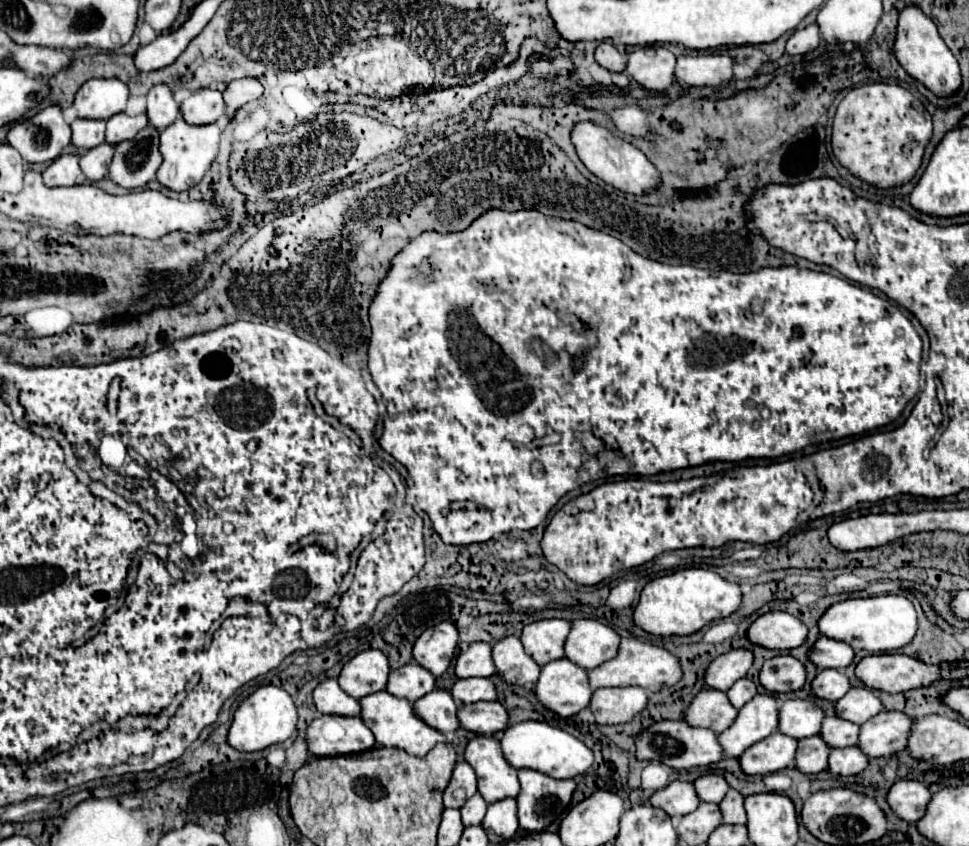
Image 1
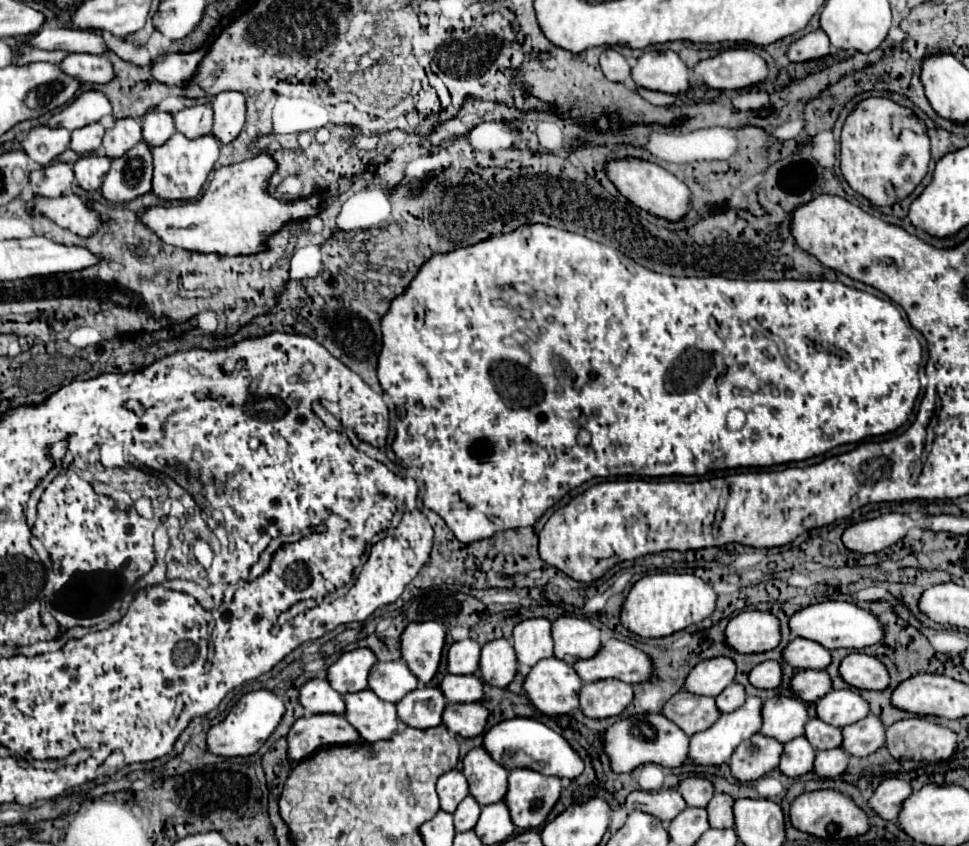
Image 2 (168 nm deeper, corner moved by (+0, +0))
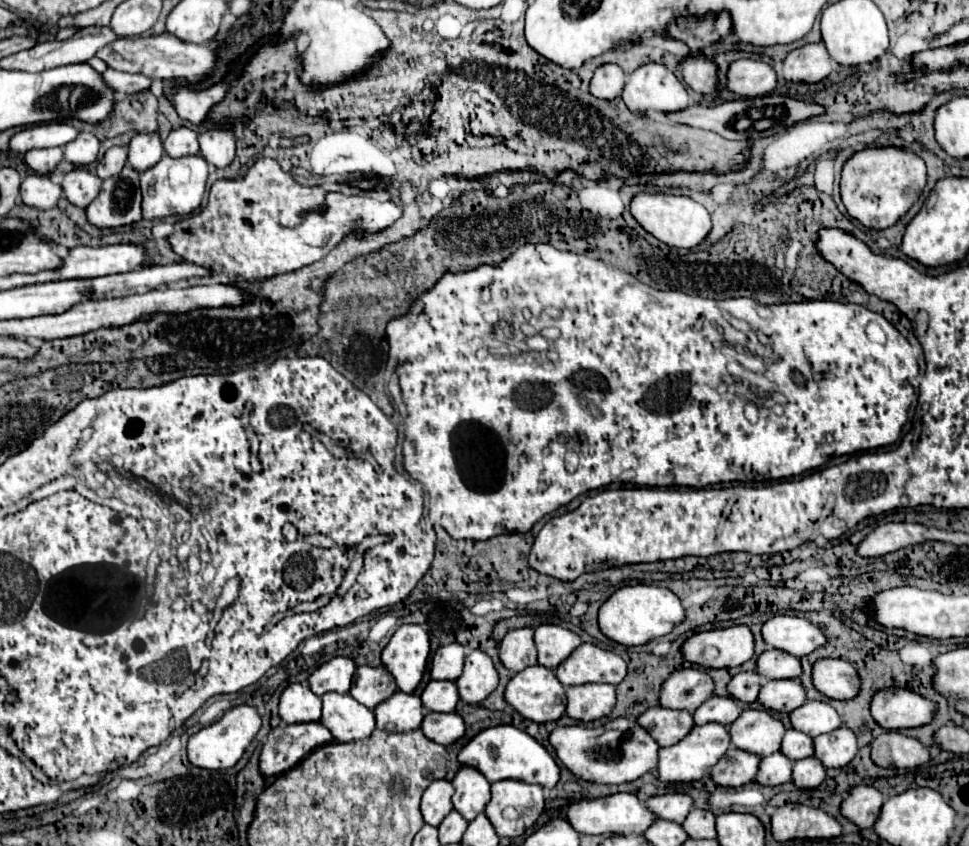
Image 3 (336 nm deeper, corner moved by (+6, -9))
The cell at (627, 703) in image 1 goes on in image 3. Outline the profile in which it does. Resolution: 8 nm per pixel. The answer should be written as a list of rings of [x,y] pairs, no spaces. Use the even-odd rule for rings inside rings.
[[[587,684],[567,688],[567,716],[583,722],[591,722],[609,712],[615,706],[615,686],[611,684]]]

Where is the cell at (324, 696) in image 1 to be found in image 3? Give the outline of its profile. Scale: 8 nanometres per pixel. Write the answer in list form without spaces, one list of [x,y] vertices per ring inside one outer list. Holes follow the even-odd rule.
[[[289,684],[279,698],[279,718],[285,724],[317,722],[321,718],[321,698],[307,684]]]

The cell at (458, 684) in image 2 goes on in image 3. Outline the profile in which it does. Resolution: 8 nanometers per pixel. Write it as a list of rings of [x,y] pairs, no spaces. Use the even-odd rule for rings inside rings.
[[[431,680],[421,694],[421,702],[423,702],[423,708],[431,712],[453,712],[459,702],[455,682]]]

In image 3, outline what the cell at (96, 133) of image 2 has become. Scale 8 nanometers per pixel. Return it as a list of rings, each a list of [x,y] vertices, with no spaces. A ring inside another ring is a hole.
[[[79,132],[79,138],[71,140],[65,148],[65,160],[71,164],[91,164],[99,154],[99,140],[91,132]]]

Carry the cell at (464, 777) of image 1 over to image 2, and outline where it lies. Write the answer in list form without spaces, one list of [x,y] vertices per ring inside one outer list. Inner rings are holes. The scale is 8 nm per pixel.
[[[451,769],[449,773],[441,775],[437,781],[437,795],[441,799],[441,809],[453,813],[457,805],[469,795],[469,785],[465,775],[459,769]]]

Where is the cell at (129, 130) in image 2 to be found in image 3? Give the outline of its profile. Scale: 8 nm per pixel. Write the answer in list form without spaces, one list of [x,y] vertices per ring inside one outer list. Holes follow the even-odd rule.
[[[115,146],[115,148],[111,148],[111,150],[105,152],[103,160],[97,166],[97,176],[101,180],[111,178],[111,176],[119,174],[119,170],[125,166],[125,162],[127,162],[127,150],[121,148],[121,146]]]

